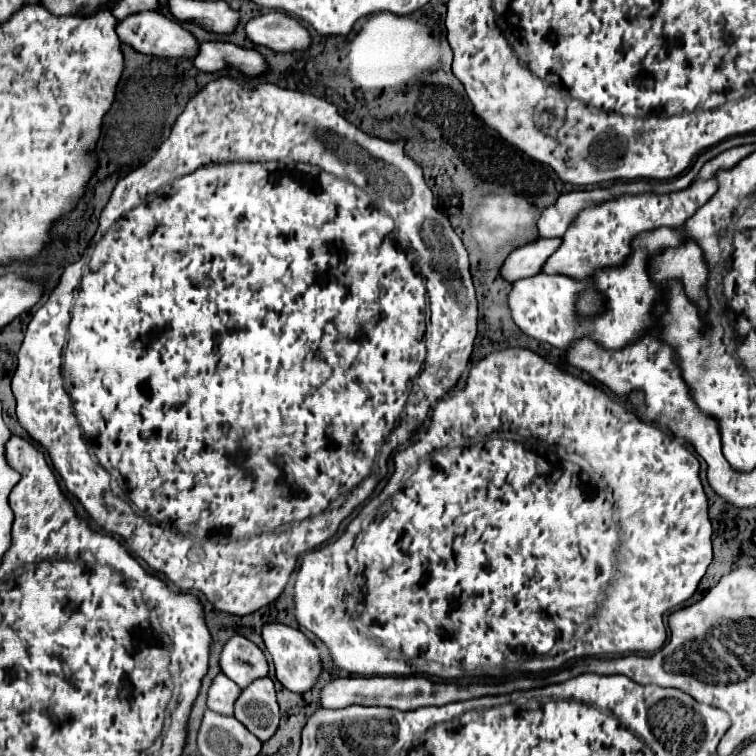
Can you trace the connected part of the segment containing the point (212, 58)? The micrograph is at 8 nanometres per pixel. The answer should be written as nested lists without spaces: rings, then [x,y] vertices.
[[[204,41],[198,45],[198,53],[190,57],[190,63],[200,71],[222,71],[226,67],[240,69],[248,79],[264,73],[266,65],[258,51],[242,49],[228,41]]]

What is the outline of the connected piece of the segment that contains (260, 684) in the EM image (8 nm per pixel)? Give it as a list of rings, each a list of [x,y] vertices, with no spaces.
[[[256,679],[244,687],[234,703],[234,717],[240,719],[240,723],[260,741],[270,739],[280,721],[272,679]]]

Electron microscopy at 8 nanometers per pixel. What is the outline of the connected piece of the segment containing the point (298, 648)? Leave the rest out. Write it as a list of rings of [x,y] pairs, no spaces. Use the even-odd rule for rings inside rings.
[[[264,623],[262,641],[264,641],[268,653],[272,655],[272,661],[274,661],[274,667],[276,667],[276,679],[286,689],[290,689],[294,693],[304,693],[316,683],[320,669],[322,669],[320,653],[298,629],[282,625],[282,623]]]

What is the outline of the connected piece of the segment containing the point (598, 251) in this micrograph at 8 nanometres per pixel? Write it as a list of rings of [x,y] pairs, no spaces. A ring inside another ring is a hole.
[[[696,179],[690,187],[674,193],[638,193],[638,195],[620,195],[612,201],[604,201],[596,207],[590,207],[576,215],[566,233],[562,235],[562,245],[550,259],[544,263],[542,273],[546,275],[566,275],[576,281],[588,281],[596,271],[606,267],[620,267],[632,255],[632,241],[646,231],[658,227],[682,229],[686,219],[694,215],[718,189],[718,179]]]

